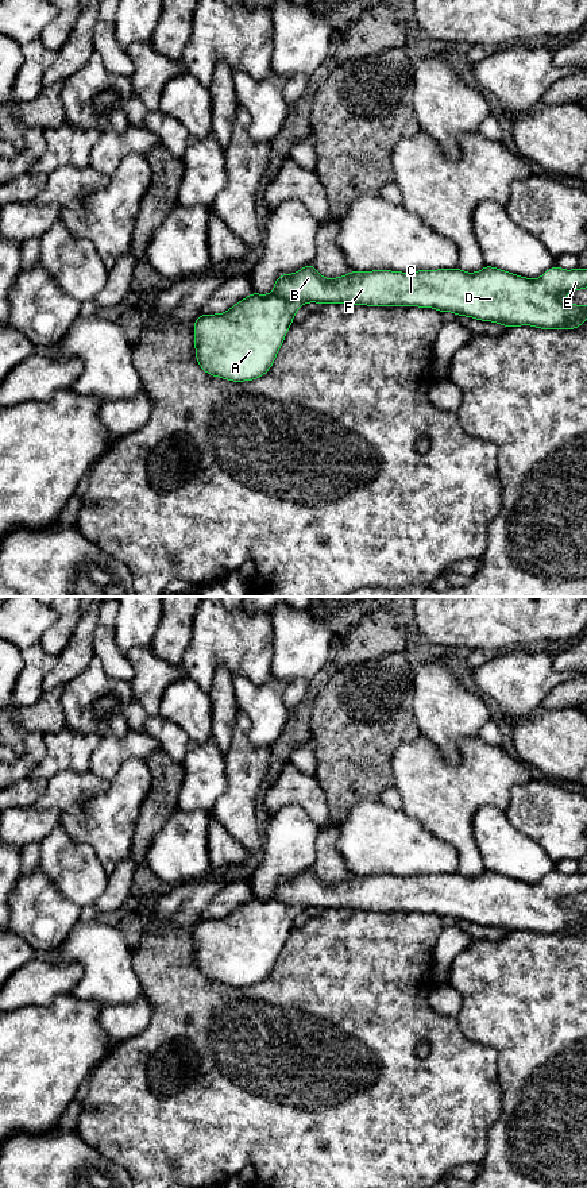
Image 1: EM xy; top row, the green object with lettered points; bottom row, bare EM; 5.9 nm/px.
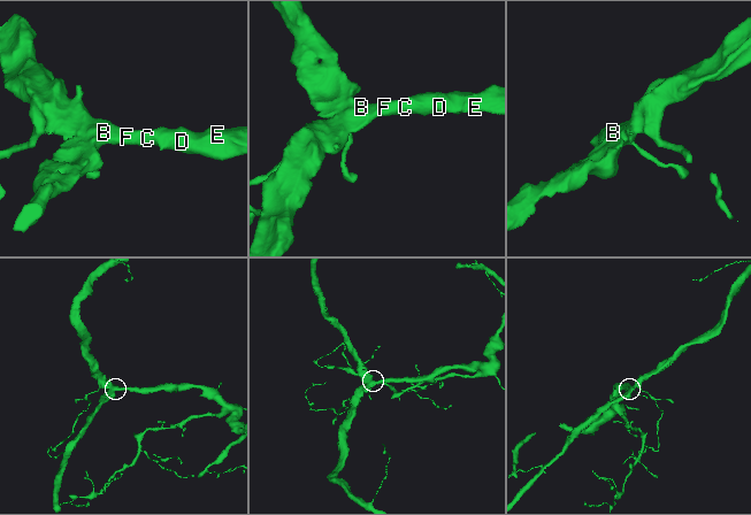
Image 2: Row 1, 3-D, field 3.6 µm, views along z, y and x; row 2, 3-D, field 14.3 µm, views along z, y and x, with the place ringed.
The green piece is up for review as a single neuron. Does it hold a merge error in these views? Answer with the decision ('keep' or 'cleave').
keep

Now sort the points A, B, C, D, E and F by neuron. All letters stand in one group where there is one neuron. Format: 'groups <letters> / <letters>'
groups A B C D E F

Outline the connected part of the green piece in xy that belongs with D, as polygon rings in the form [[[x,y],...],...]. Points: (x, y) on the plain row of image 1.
[[[312,868],[294,879],[282,879],[277,883],[270,899],[251,898],[231,914],[219,919],[201,919],[194,927],[196,964],[209,980],[233,987],[252,986],[264,980],[273,971],[283,944],[293,929],[293,922],[301,910],[317,909],[355,909],[368,911],[420,911],[453,917],[456,921],[474,922],[482,926],[493,926],[503,932],[532,930],[541,934],[575,934],[587,925],[587,911],[568,909],[565,899],[587,892],[587,873],[560,873],[556,869],[537,884],[520,882],[509,876],[484,871],[480,876],[467,878],[457,873],[420,875],[420,876],[356,876],[339,883],[324,883]]]

